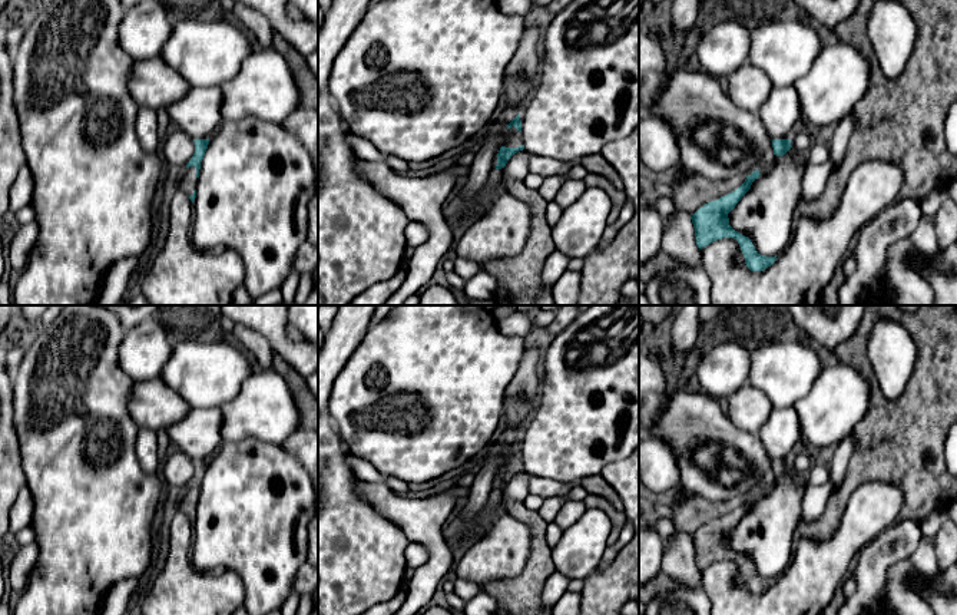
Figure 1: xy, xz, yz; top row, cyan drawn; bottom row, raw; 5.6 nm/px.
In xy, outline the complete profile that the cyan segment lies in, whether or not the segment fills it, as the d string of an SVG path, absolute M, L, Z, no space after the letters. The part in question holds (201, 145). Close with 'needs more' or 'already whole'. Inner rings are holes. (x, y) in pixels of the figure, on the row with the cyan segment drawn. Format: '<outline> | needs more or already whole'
M193 139L195 142L195 153L186 165L186 172L183 173L179 189L183 191L192 202L196 198L196 186L199 178L201 162L205 156L205 152L209 145L209 139Z | needs more

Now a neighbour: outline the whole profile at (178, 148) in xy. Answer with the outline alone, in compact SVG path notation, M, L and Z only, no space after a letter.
M181 129L168 135L159 148L165 166L186 166L195 153L193 138Z

